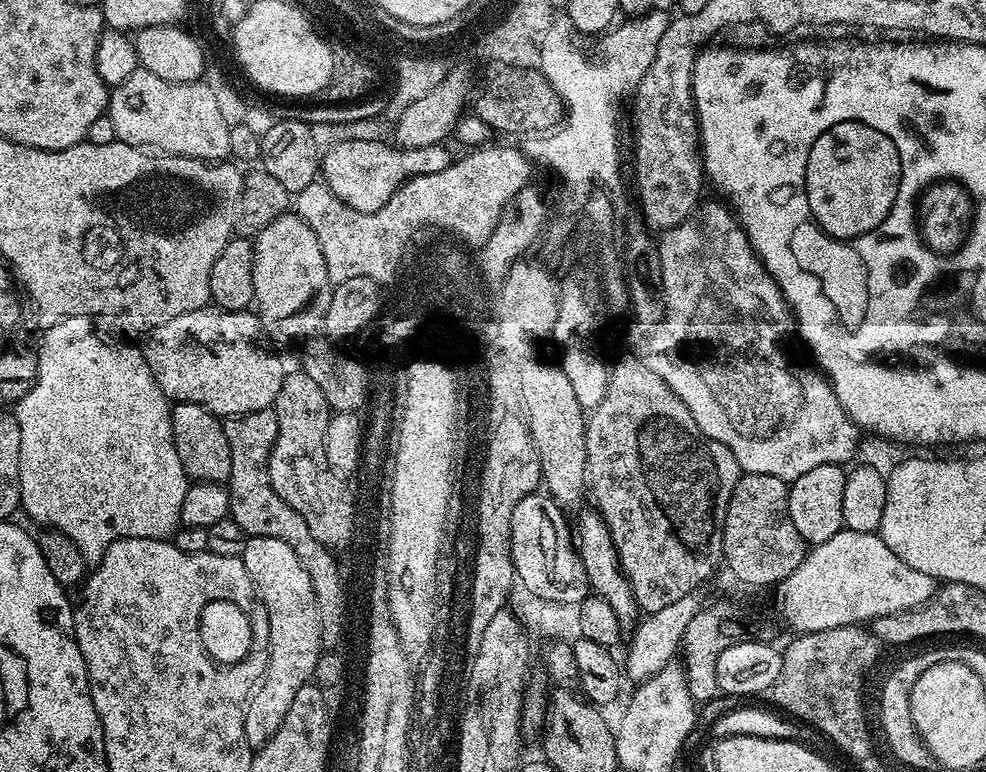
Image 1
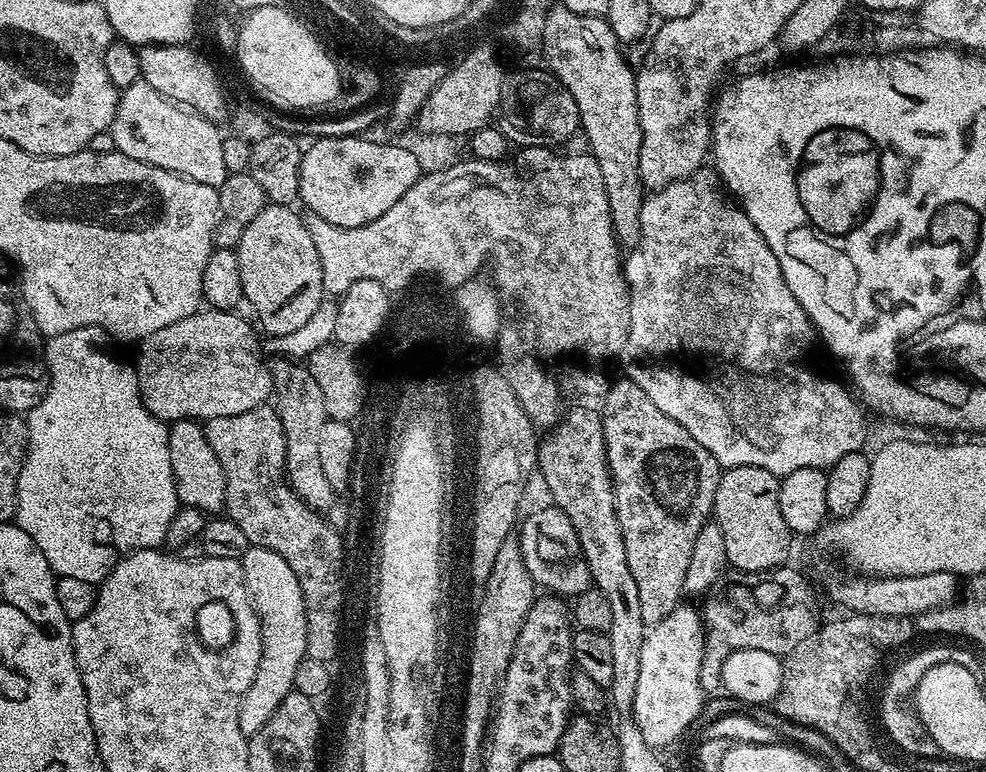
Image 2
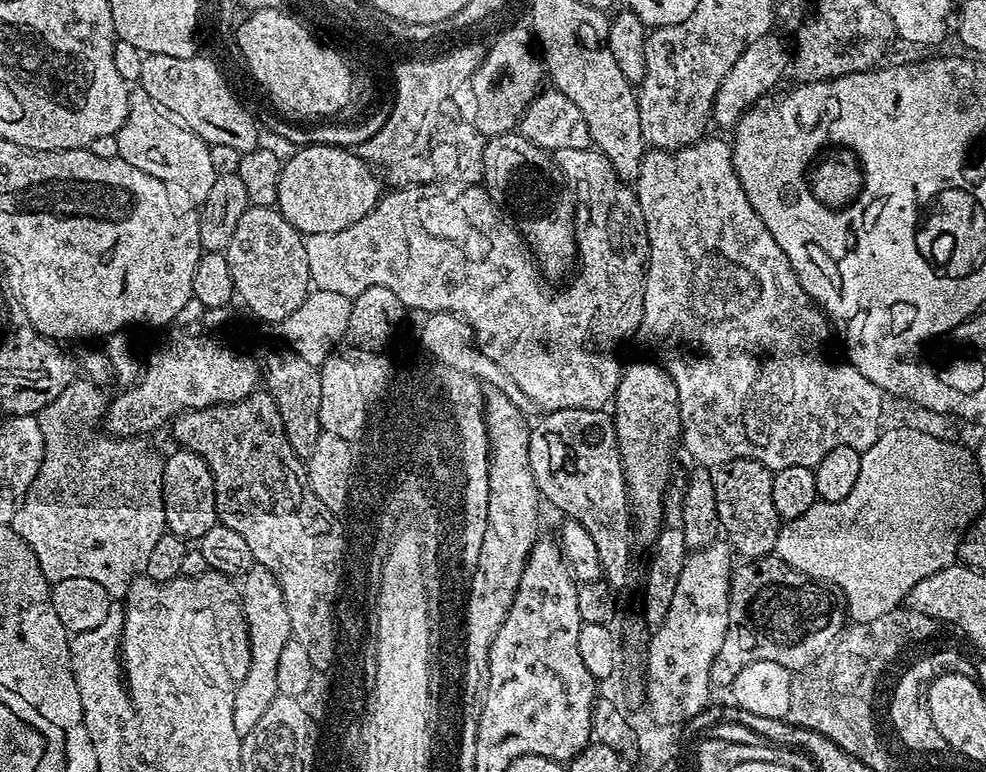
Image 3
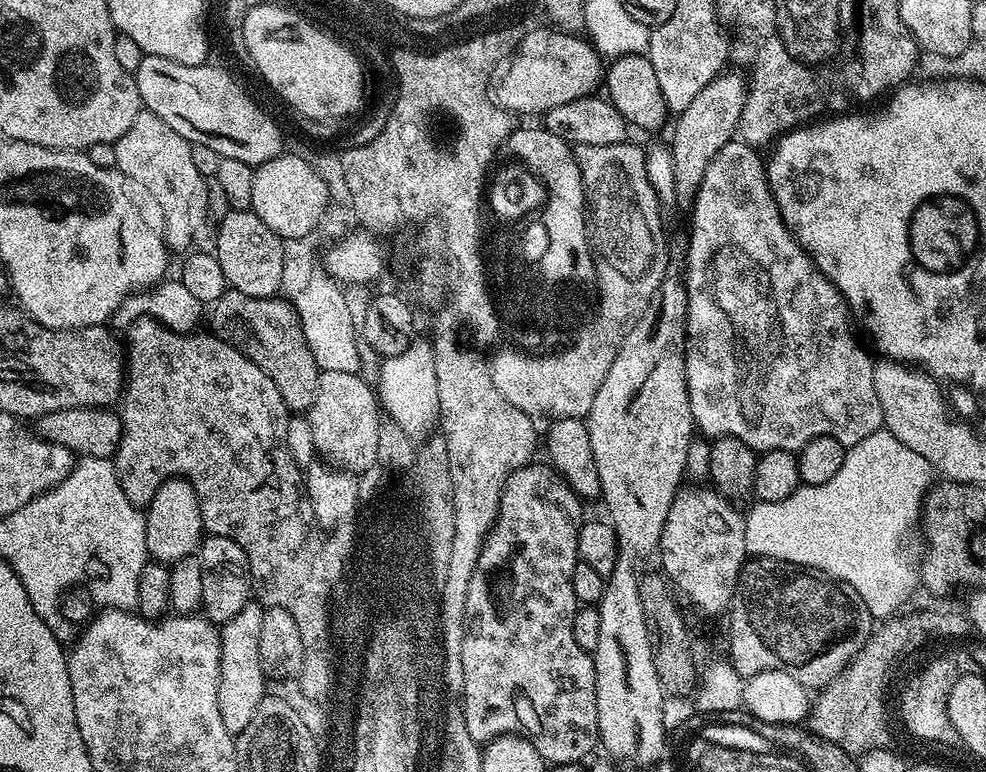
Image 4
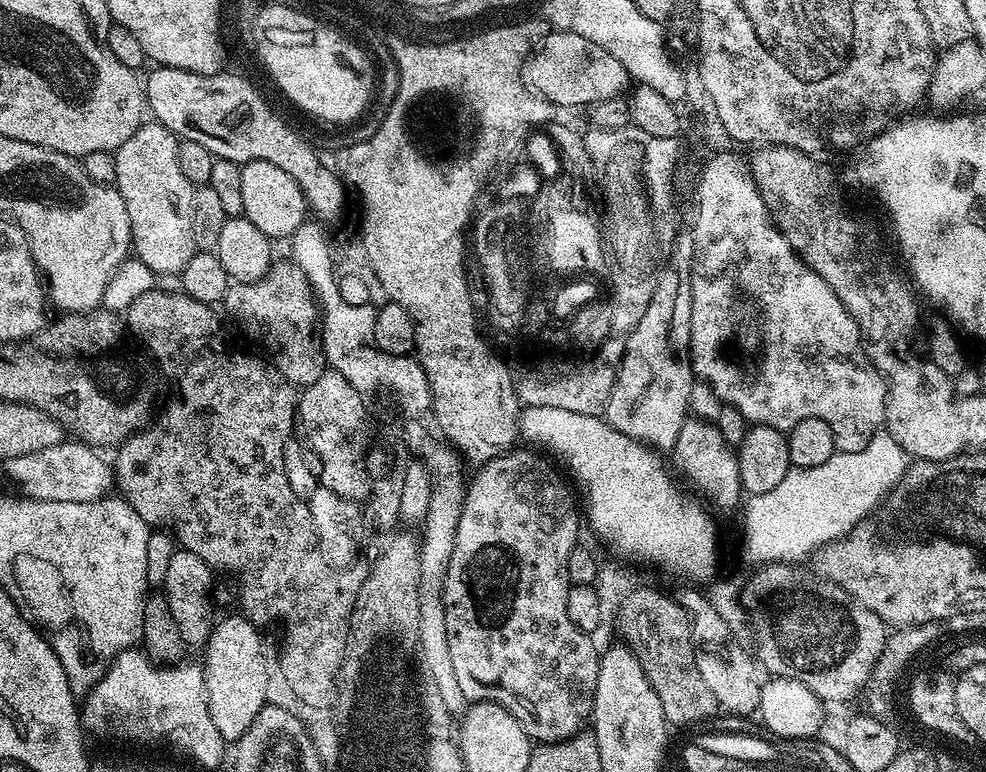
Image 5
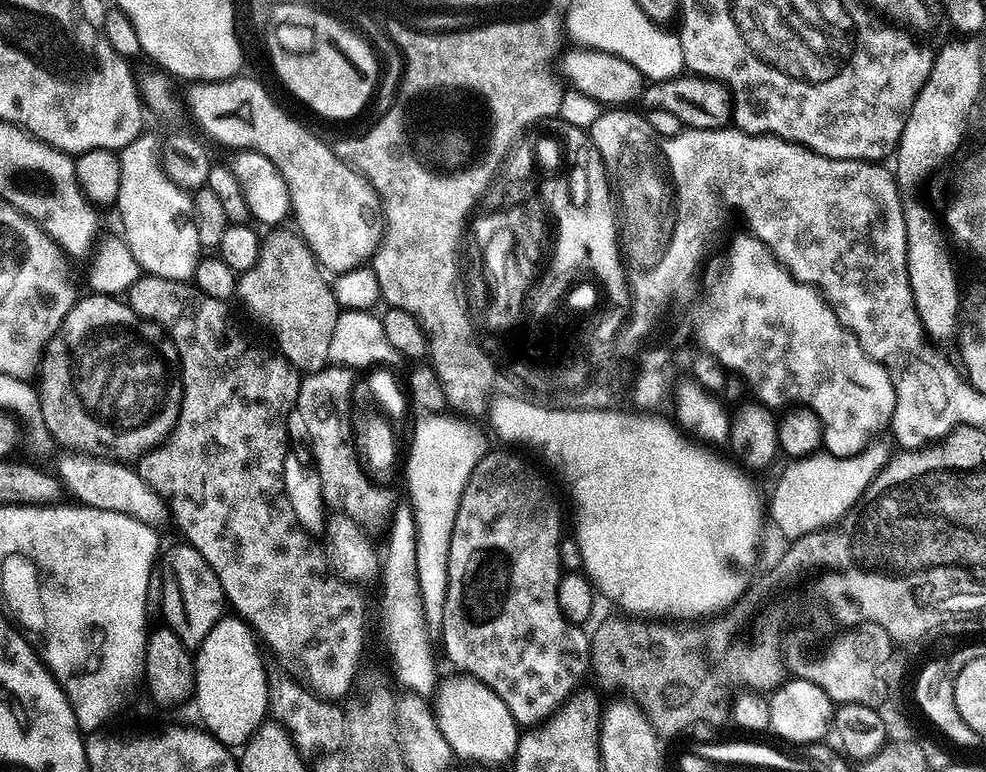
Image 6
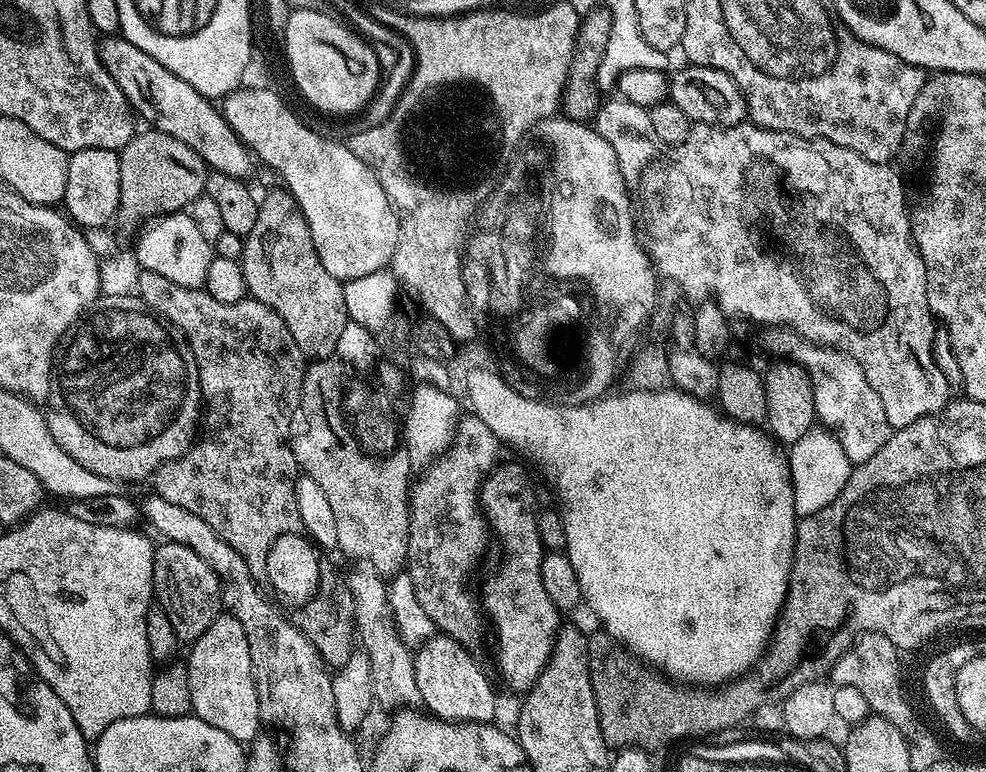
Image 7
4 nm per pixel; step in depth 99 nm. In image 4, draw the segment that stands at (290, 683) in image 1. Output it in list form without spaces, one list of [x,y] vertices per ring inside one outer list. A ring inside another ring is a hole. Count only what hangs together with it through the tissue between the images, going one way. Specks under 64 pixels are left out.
[[[249,602],[242,606],[242,611],[230,618],[220,628],[220,681],[218,682],[218,710],[222,710],[222,723],[226,730],[238,734],[250,726],[250,718],[258,710],[258,702],[266,695],[266,677],[262,662],[258,658],[258,634],[262,634],[264,608],[259,603]]]

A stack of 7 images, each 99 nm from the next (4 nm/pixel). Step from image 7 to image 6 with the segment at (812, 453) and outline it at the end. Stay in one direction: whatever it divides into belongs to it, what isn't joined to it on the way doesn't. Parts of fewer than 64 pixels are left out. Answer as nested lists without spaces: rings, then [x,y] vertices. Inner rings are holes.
[[[873,443],[856,456],[832,456],[827,450],[820,450],[788,462],[772,492],[771,523],[773,520],[777,530],[787,538],[804,536],[836,523],[863,497],[873,475],[884,468],[890,449],[880,443]]]

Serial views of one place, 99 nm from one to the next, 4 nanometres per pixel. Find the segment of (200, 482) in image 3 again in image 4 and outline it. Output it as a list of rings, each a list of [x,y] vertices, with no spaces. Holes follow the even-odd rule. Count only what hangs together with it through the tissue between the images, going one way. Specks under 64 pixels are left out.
[[[173,478],[162,482],[162,486],[158,486],[154,498],[146,506],[144,525],[146,550],[155,563],[171,566],[182,558],[193,555],[199,549],[200,541],[206,533],[198,494],[190,481]]]

